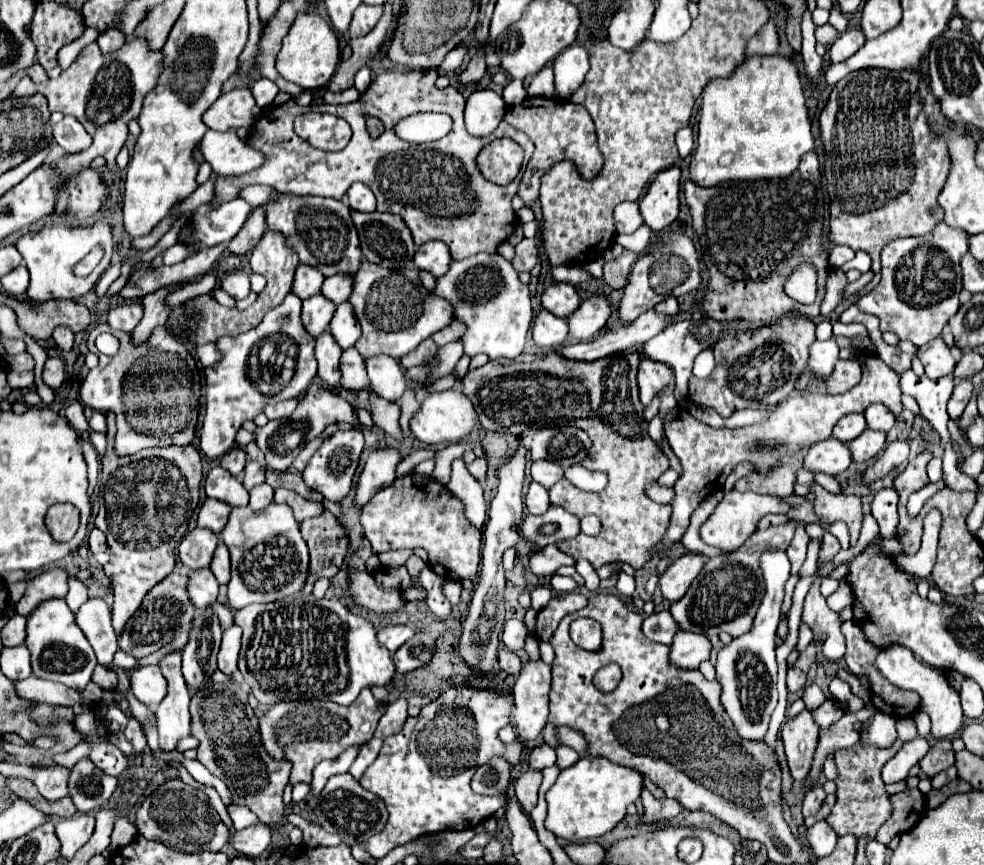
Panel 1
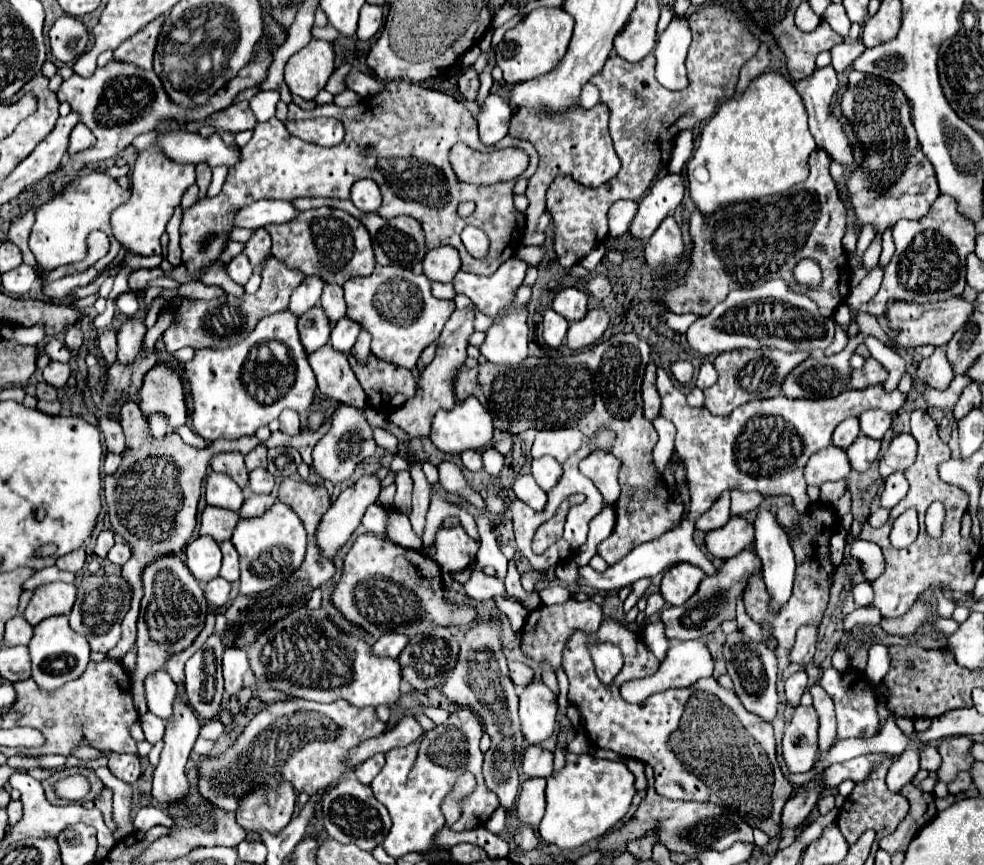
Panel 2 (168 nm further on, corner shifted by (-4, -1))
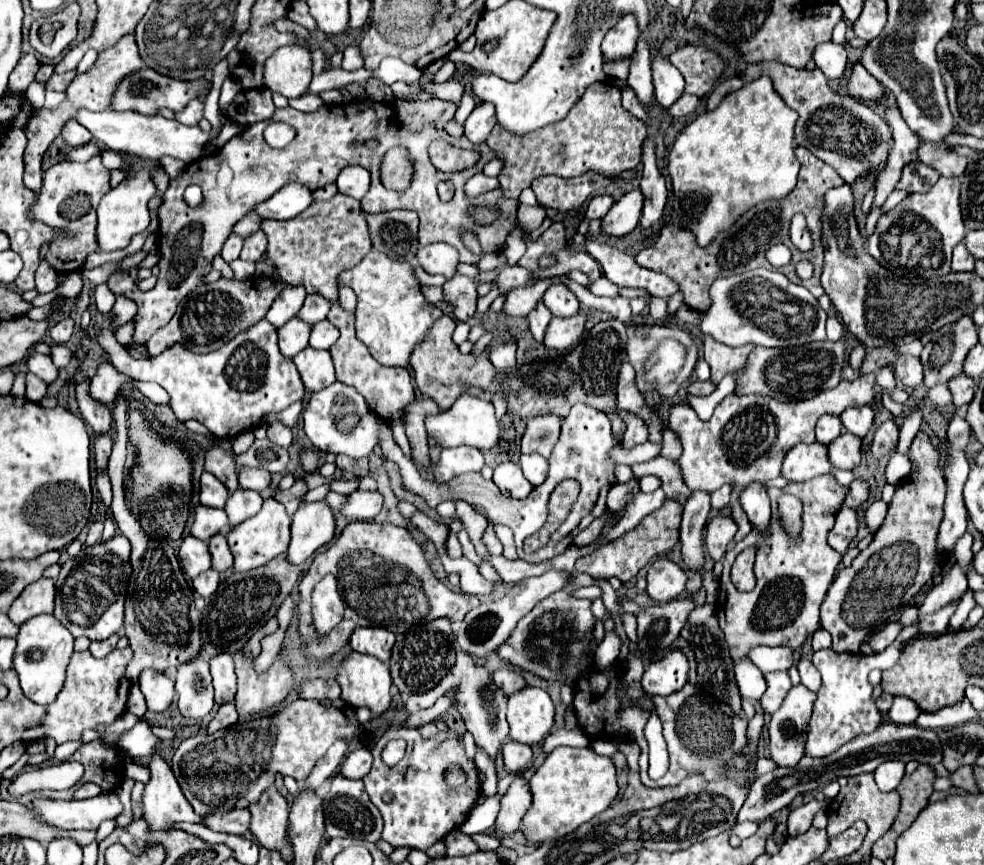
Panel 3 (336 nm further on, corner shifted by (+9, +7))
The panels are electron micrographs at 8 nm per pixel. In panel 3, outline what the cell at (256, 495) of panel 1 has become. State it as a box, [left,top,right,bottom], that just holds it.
[224,487,262,525]

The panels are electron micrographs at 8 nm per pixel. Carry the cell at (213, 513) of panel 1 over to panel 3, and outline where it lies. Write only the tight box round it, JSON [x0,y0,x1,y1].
[190,505,228,541]

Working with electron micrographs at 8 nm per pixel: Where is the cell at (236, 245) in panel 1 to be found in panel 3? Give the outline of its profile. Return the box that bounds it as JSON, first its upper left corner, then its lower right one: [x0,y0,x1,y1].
[240,231,266,261]

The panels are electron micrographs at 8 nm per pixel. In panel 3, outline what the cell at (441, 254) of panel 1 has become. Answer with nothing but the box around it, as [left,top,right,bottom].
[418,243,458,277]

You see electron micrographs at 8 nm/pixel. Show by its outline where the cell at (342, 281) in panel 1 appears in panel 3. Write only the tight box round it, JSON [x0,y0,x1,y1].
[298,293,330,325]

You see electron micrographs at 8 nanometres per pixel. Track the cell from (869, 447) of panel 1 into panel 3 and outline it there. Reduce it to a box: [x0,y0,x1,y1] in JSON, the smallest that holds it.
[828,431,862,469]

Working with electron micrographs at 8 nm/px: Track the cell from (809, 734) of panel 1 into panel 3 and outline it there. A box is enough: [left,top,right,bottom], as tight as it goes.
[768,685,816,767]

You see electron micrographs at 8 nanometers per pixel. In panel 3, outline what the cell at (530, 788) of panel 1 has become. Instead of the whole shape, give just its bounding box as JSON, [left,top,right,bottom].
[496,777,532,833]

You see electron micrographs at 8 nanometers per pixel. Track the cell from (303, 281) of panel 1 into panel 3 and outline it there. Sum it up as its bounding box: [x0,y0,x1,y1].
[266,285,306,327]

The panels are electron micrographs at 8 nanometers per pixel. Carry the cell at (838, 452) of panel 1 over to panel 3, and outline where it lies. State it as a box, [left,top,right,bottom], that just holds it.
[782,443,832,481]

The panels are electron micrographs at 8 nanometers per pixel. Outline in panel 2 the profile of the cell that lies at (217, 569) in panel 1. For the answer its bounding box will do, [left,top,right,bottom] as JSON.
[221,541,239,581]

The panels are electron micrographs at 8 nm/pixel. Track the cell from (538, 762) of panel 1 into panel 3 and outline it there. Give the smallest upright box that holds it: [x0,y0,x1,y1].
[502,741,532,773]

